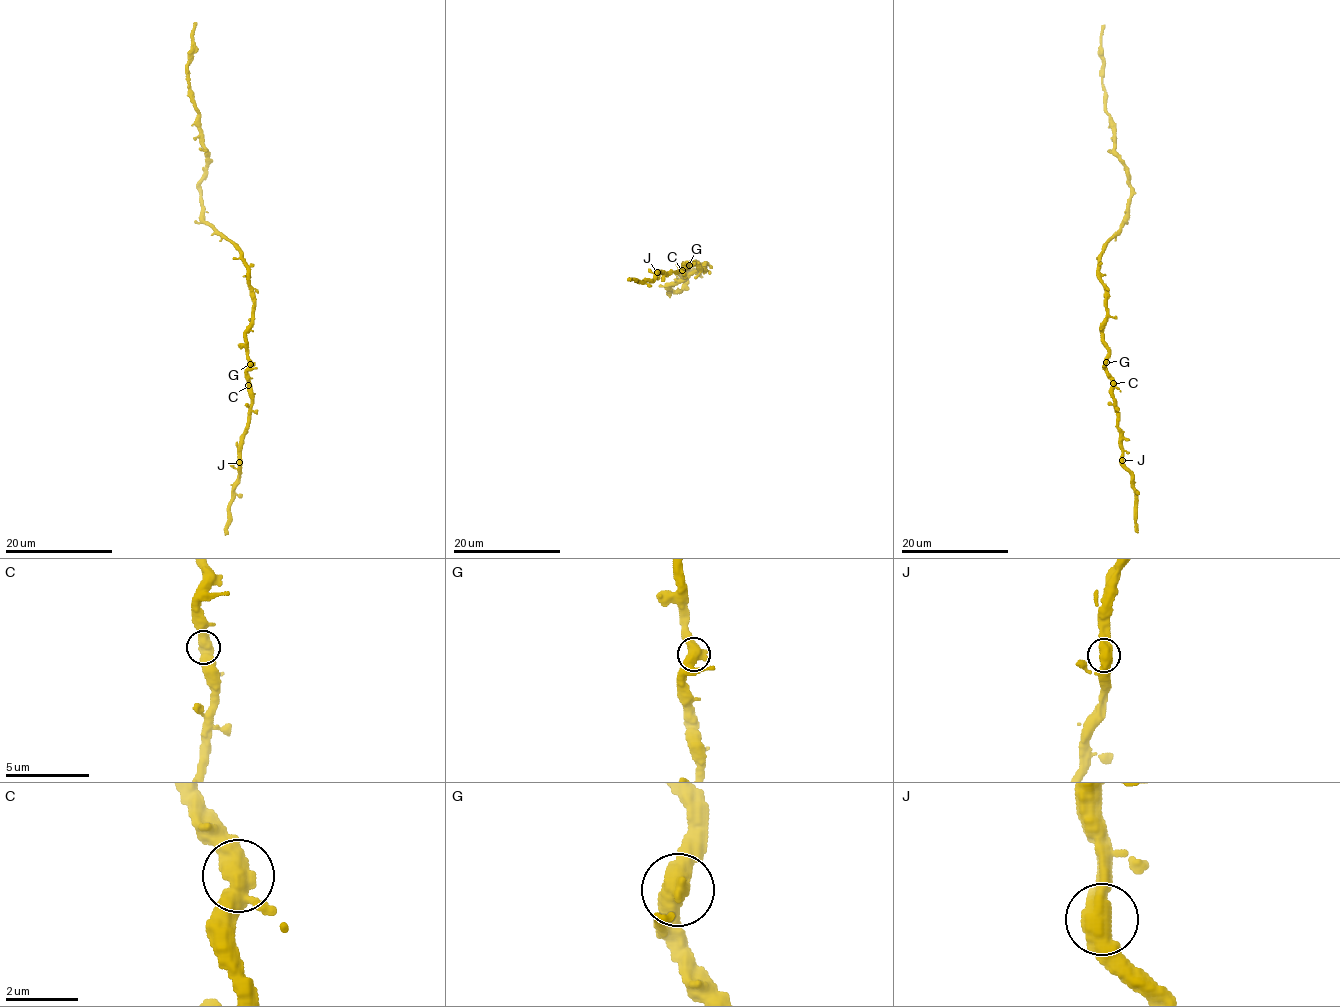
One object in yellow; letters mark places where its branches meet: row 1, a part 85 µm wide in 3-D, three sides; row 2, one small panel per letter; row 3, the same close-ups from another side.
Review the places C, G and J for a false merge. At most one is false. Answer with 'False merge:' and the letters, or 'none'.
False merge: none

